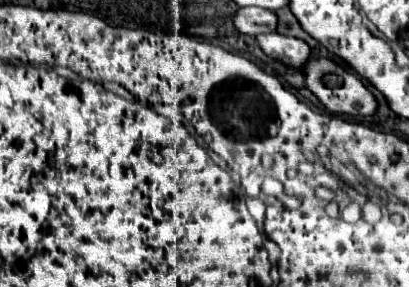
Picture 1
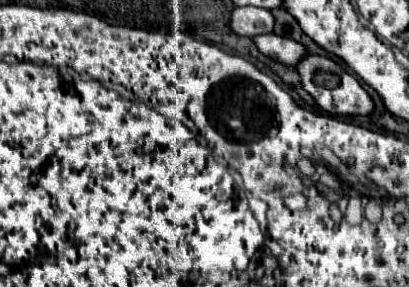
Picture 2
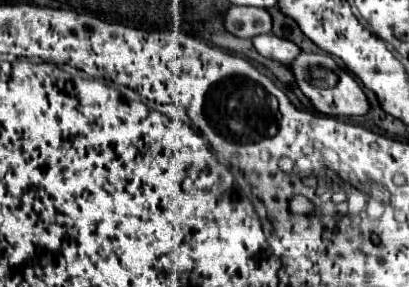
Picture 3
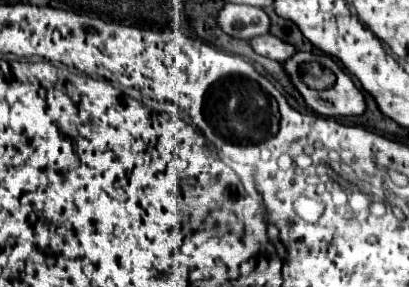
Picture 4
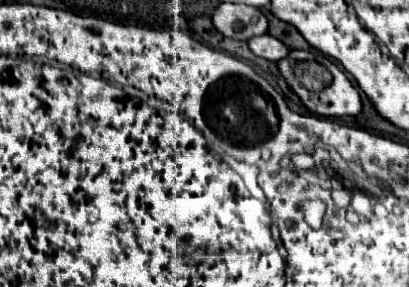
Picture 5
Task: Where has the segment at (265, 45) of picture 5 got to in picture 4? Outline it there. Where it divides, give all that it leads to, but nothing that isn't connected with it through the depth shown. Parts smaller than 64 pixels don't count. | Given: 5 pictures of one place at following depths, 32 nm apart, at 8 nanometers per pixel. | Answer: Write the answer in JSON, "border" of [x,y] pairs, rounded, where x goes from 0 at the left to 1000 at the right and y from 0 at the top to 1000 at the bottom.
{"border":[[[641,118],[641,125],[616,132],[616,139],[611,139],[611,160],[616,160],[616,174],[621,174],[626,188],[650,195],[650,202],[675,209],[675,216],[694,216],[694,209],[704,209],[704,202],[724,181],[719,160],[689,146],[685,132],[675,132],[675,125],[665,125],[665,118]]]}

